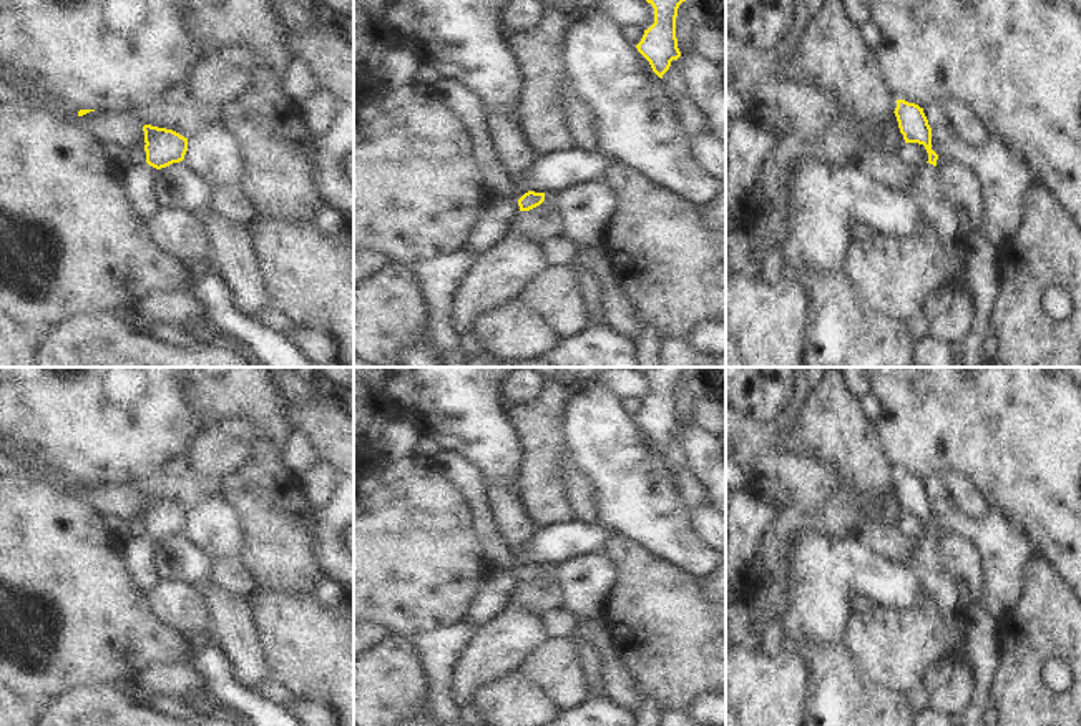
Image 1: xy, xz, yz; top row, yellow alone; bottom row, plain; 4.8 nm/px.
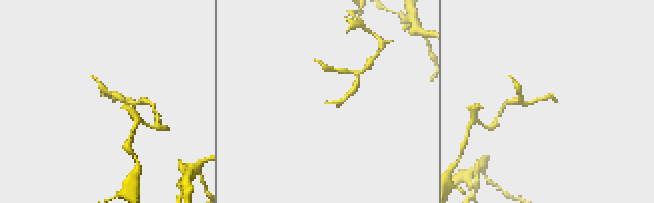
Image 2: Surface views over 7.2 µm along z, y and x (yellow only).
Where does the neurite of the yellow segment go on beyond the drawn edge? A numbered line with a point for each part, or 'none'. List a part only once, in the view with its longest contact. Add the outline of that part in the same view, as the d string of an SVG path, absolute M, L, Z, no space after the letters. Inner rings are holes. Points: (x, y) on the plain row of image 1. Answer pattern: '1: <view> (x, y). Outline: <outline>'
1: xy (141, 552). Outline: M143 535L139 538L125 538L123 545L136 583L151 595L163 581L156 563L158 542Z

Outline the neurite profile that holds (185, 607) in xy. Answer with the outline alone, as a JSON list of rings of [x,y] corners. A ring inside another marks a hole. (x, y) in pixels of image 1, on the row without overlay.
[[[161,581],[149,598],[158,616],[186,636],[206,635],[214,626],[214,613],[203,585]]]

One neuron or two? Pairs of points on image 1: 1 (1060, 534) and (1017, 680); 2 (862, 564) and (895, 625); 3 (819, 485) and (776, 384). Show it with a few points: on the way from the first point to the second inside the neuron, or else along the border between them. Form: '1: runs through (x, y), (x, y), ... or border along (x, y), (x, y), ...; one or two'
1: border along (1036, 550), (1063, 578); two
2: border along (920, 588), (905, 603), (879, 605); two
3: border along (792, 394), (772, 421), (748, 417); two

